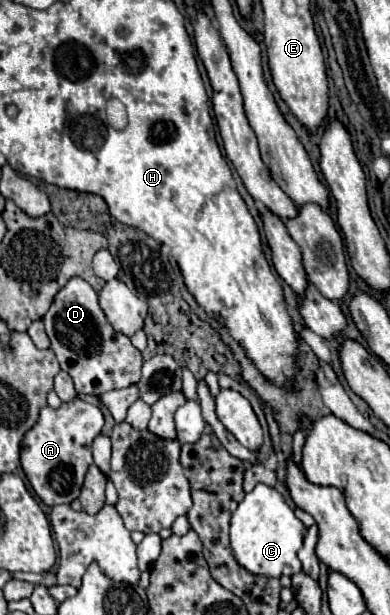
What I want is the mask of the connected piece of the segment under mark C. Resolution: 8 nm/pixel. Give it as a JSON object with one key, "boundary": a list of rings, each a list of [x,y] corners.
{"boundary":[[[257,484],[249,494],[245,494],[231,518],[233,556],[245,570],[259,576],[281,578],[301,572],[297,550],[303,544],[303,534],[305,528],[287,506],[285,498],[275,488],[269,488],[265,484]]]}

